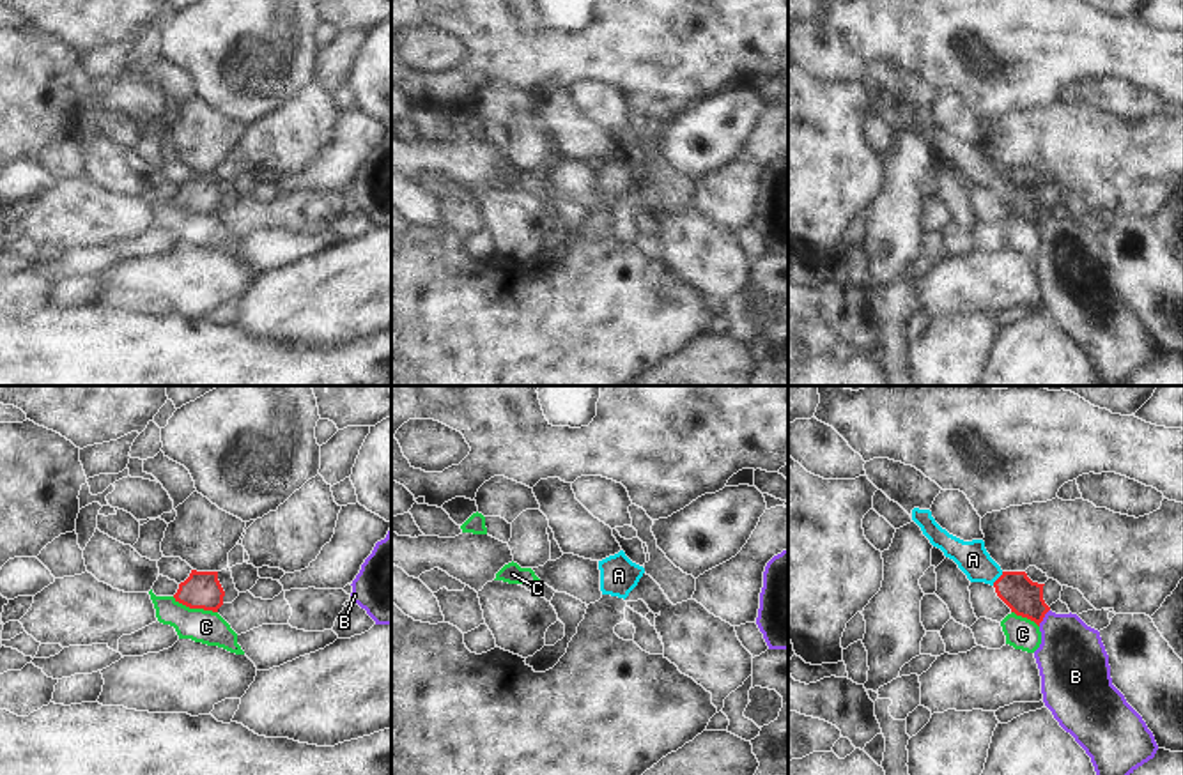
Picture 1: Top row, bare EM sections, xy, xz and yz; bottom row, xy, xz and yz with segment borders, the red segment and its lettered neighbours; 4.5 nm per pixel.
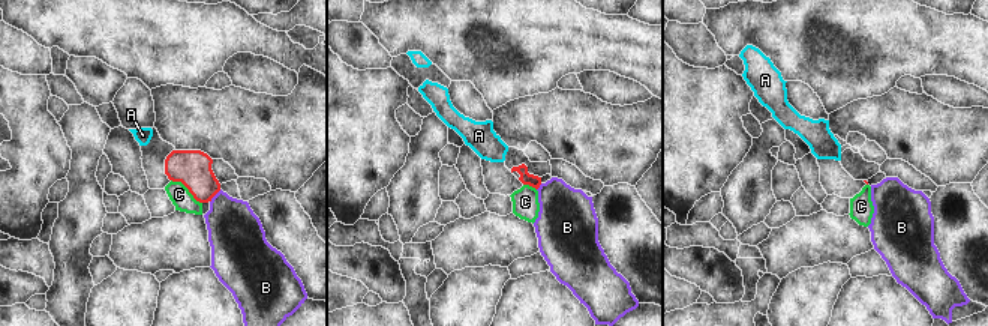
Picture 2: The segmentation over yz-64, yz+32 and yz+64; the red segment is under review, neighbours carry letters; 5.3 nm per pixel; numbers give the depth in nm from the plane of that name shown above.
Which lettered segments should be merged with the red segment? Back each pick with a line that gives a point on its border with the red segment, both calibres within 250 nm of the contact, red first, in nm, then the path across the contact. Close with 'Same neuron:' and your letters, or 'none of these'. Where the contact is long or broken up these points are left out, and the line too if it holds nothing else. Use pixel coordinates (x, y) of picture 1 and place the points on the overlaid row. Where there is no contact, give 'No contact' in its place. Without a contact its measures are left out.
A: Touches red at yz (997, 579). Thickness 160 nm (red) against 150 nm. Path across: yz (1024, 597), (997, 579), (973, 560)
Same neuron: A

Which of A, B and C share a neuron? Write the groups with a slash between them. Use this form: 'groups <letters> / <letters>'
groups A / B / C

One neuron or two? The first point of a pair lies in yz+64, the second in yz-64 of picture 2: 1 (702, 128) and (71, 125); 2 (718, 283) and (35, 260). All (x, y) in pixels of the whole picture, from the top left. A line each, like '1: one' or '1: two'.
1: two
2: one

